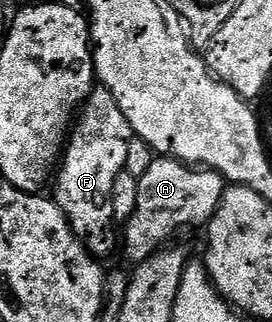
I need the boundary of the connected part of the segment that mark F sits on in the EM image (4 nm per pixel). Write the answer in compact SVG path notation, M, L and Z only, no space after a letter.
M94 86L83 104L83 110L72 124L71 134L55 175L55 202L60 205L71 229L88 251L101 261L105 261L119 247L118 236L117 239L113 236L113 186L115 177L126 170L128 146L134 137L131 125L127 117L123 117L123 109L119 109L113 94L106 87Z

